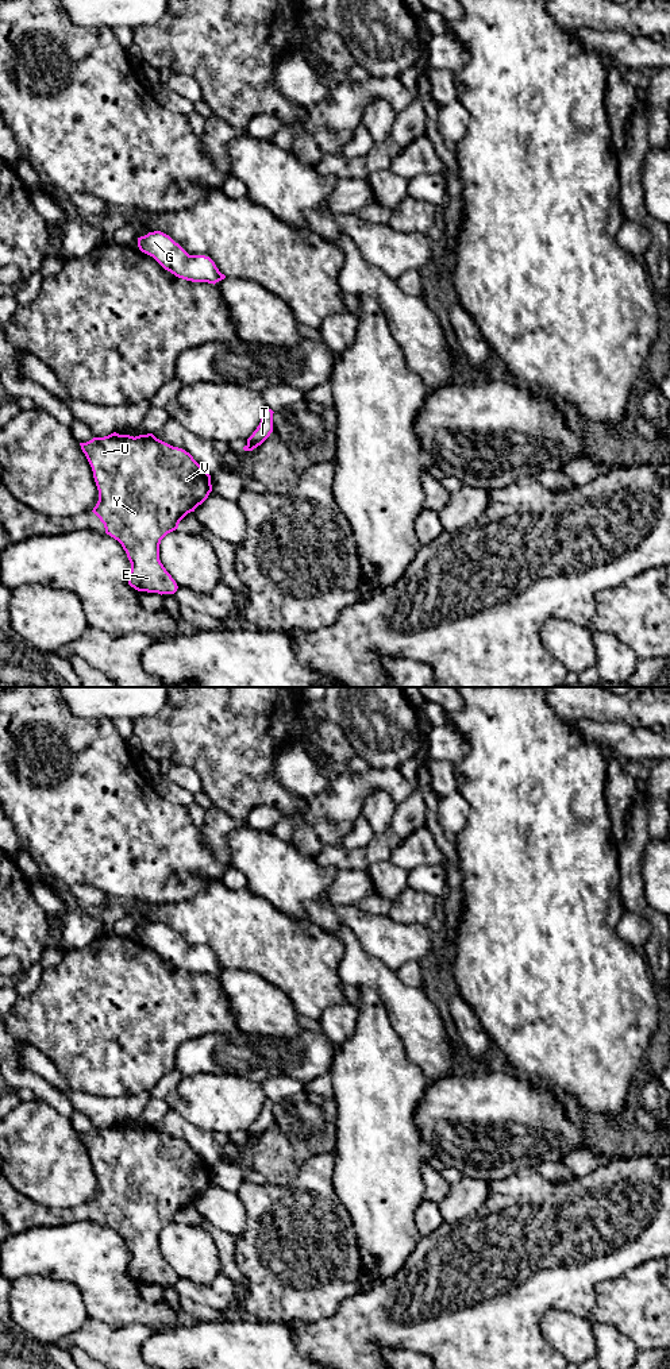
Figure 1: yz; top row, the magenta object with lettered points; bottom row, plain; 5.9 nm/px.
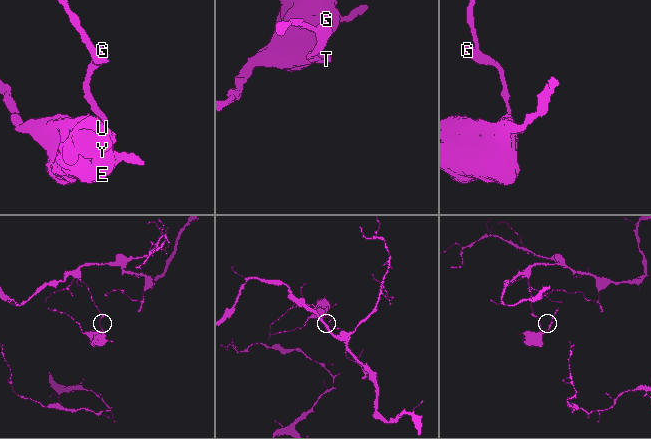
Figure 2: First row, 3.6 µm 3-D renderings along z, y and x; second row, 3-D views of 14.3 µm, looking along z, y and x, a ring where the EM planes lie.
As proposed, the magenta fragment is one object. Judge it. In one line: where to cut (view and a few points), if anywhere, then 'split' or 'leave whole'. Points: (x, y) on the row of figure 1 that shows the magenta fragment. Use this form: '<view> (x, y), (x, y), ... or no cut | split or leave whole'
yz (247, 444), (251, 450) | split

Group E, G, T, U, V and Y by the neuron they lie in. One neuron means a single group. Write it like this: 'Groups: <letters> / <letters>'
Groups: E U V Y / G T

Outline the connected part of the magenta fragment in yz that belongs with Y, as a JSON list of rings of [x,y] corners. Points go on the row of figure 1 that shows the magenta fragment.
[[[113,432],[80,446],[99,490],[99,501],[92,512],[104,524],[105,533],[126,551],[131,563],[128,585],[138,591],[174,594],[178,586],[159,560],[159,544],[188,513],[208,498],[212,491],[211,475],[189,452],[153,433],[134,437]]]

